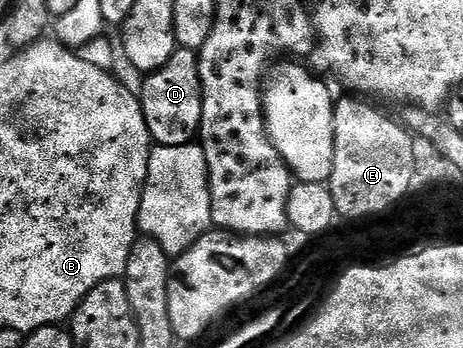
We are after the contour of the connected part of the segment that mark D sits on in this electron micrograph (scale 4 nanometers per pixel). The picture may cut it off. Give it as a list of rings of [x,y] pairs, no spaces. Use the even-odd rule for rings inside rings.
[[[178,47],[160,69],[145,76],[140,90],[144,121],[151,140],[160,146],[180,146],[195,142],[202,120],[202,82],[198,52]]]

